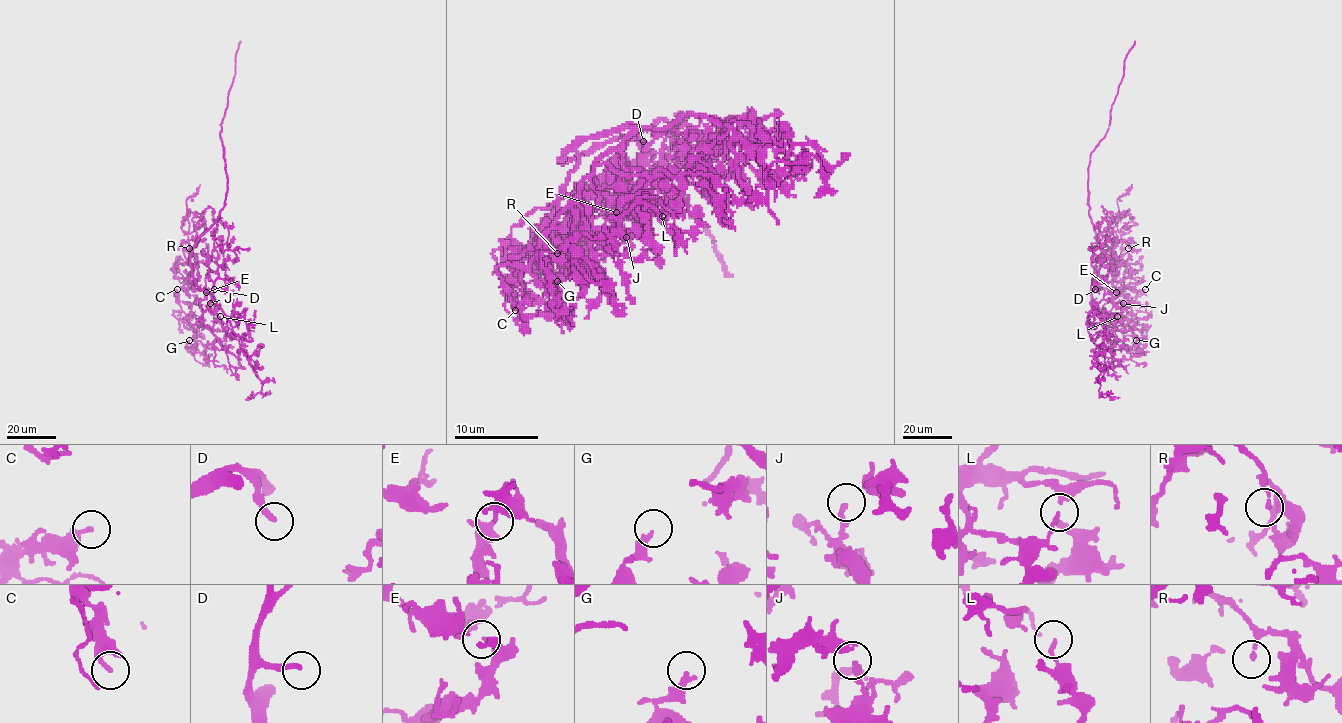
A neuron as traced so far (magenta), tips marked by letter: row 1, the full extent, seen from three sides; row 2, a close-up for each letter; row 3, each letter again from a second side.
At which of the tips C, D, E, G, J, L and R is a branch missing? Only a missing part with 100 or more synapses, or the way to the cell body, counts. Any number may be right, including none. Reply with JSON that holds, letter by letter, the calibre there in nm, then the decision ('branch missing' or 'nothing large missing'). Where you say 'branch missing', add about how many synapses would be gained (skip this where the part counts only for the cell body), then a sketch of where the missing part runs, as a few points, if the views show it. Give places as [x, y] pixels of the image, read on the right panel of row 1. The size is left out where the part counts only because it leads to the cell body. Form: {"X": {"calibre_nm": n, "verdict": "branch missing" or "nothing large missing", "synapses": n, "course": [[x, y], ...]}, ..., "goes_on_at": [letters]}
{"C": {"calibre_nm": 160, "verdict": "nothing large missing"}, "D": {"calibre_nm": 240, "verdict": "branch missing", "synapses": 150, "course": [[1095, 289], [1099, 292], [1099, 305], [1112, 302]]}, "E": {"calibre_nm": 170, "verdict": "nothing large missing"}, "G": {"calibre_nm": 200, "verdict": "nothing large missing"}, "J": {"calibre_nm": 140, "verdict": "nothing large missing"}, "L": {"calibre_nm": 100, "verdict": "nothing large missing"}, "R": {"calibre_nm": 100, "verdict": "nothing large missing"}, "goes_on_at": ["D"]}

